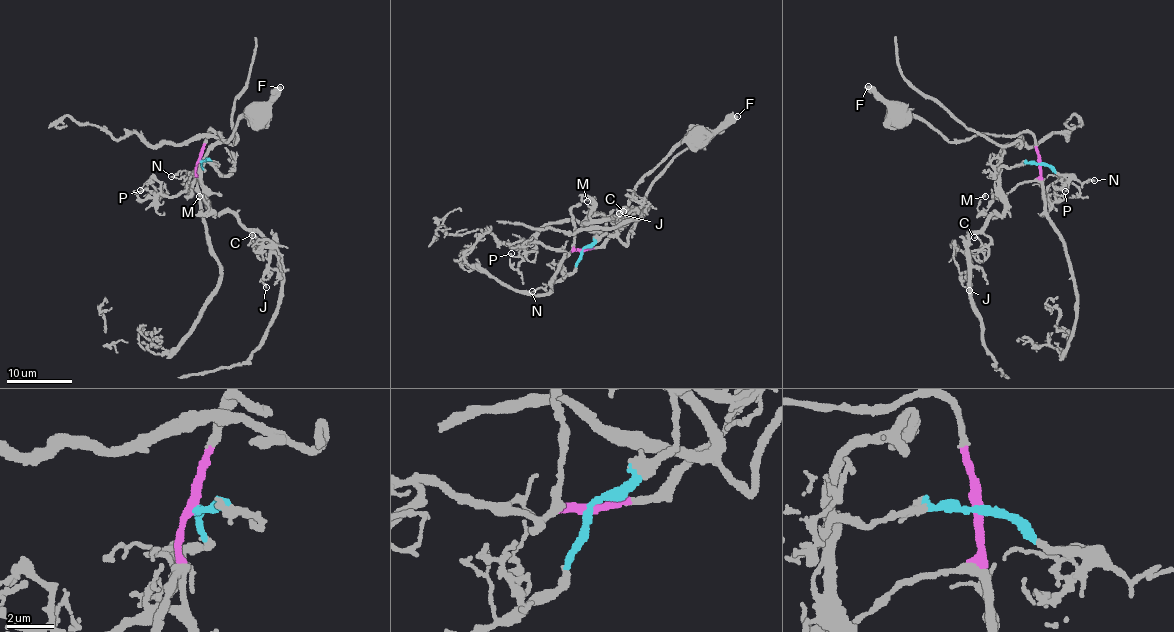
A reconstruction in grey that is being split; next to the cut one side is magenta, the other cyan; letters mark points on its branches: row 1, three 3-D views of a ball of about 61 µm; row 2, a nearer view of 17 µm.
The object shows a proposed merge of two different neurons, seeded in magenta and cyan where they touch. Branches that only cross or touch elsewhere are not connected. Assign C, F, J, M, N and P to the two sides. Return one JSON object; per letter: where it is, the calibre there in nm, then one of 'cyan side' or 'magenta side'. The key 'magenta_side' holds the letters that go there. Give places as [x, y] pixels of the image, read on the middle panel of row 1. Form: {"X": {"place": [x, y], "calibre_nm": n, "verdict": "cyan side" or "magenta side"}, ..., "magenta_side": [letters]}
{"C": {"place": [623, 211], "calibre_nm": 150, "verdict": "cyan side"}, "F": {"place": [737, 116], "calibre_nm": 550, "verdict": "magenta side"}, "J": {"place": [619, 213], "calibre_nm": 160, "verdict": "cyan side"}, "M": {"place": [587, 201], "calibre_nm": 190, "verdict": "cyan side"}, "N": {"place": [532, 291], "calibre_nm": 150, "verdict": "cyan side"}, "P": {"place": [511, 253], "calibre_nm": 140, "verdict": "magenta side"}, "magenta_side": ["F", "P"]}

